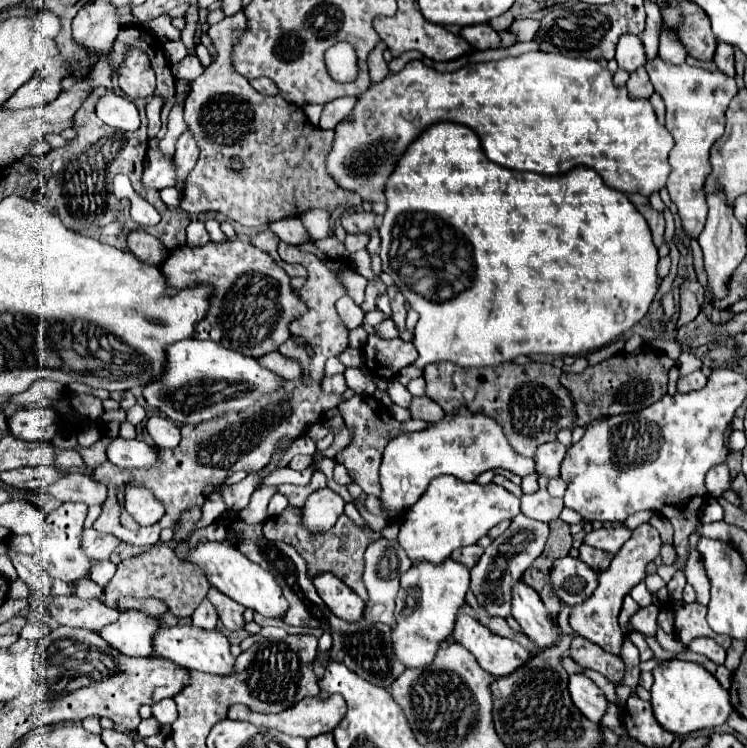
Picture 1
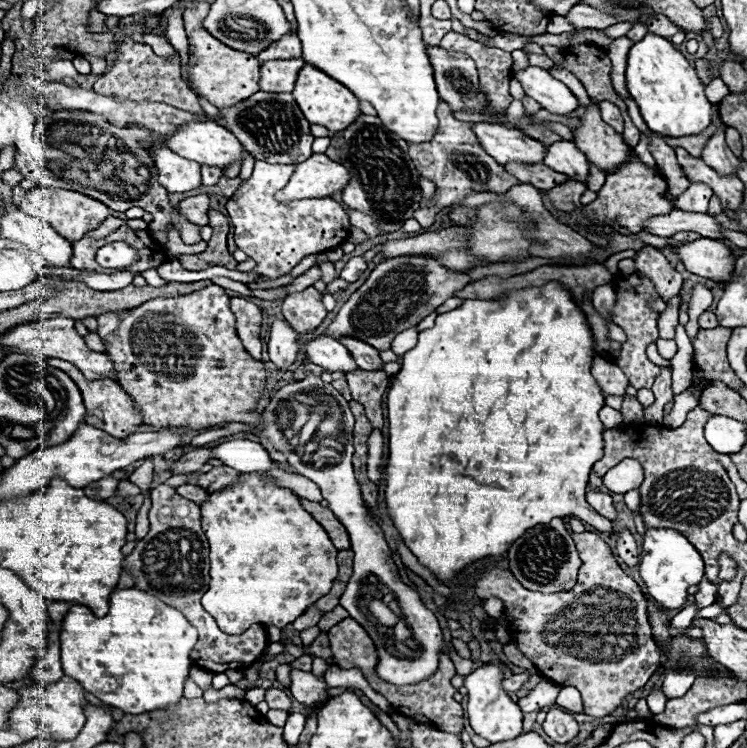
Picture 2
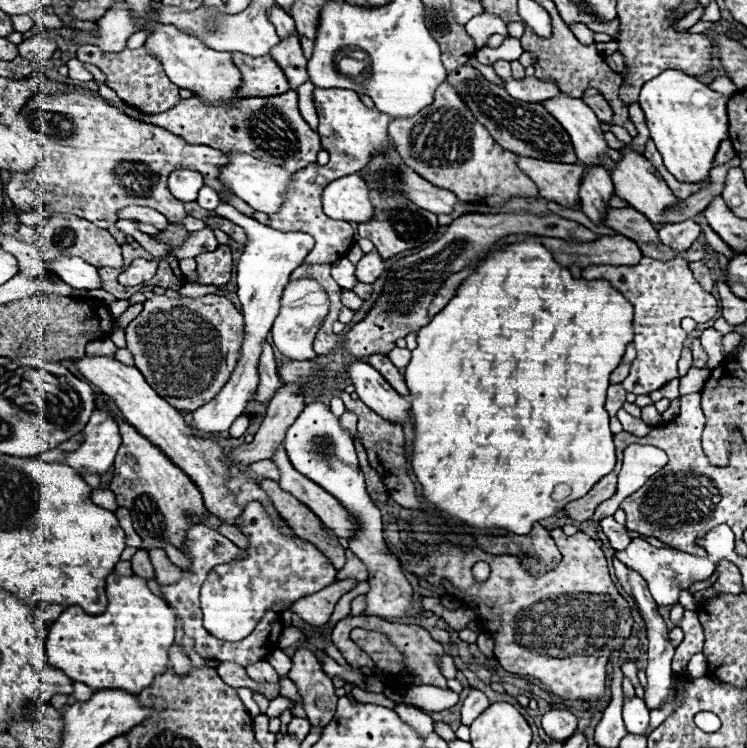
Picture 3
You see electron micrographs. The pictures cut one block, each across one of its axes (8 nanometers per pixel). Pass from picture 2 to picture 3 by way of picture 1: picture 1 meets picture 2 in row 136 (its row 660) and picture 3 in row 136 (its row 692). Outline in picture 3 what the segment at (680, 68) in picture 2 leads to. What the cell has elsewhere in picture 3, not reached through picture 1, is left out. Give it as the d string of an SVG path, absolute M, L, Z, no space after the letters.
M664 70L642 86L640 106L646 114L650 136L664 158L664 166L678 180L708 180L720 142L728 138L728 100L730 96L710 90L678 70Z

